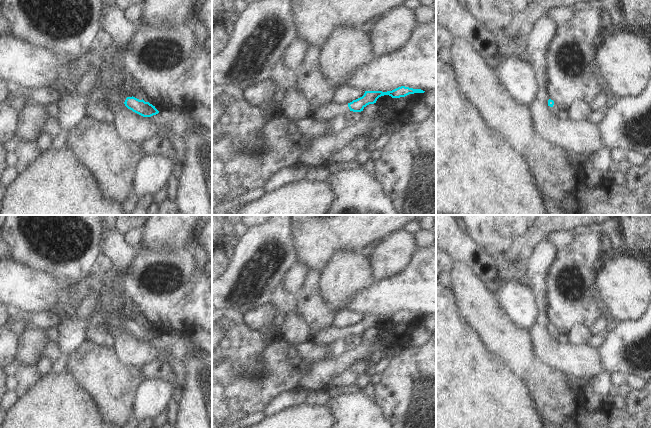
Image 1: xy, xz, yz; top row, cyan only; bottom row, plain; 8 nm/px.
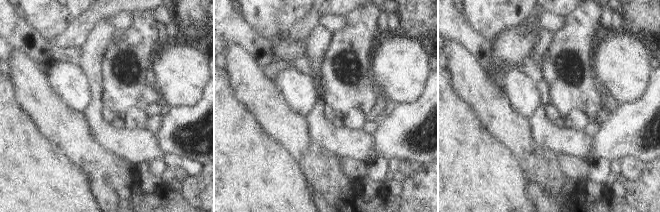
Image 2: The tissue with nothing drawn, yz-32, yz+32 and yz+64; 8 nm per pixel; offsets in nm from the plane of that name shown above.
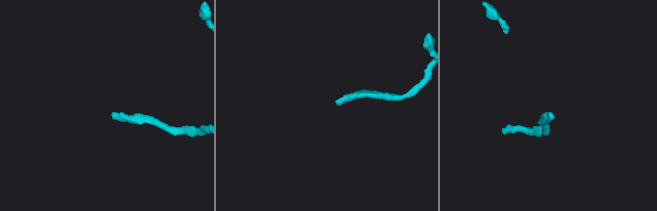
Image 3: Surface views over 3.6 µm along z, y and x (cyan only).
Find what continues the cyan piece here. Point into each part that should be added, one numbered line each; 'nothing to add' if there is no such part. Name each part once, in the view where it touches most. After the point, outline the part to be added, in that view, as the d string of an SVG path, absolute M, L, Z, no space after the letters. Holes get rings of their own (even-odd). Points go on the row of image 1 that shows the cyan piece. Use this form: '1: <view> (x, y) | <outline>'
1: yz (555, 109) | M554 102L554 105L552 107L549 106L549 109L553 114L557 115L561 108L558 106L556 102Z

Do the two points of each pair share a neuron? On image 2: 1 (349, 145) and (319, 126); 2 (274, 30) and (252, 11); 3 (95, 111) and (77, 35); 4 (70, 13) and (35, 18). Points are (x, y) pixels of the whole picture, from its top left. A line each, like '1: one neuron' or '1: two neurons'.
1: one neuron
2: one neuron
3: two neurons
4: one neuron

